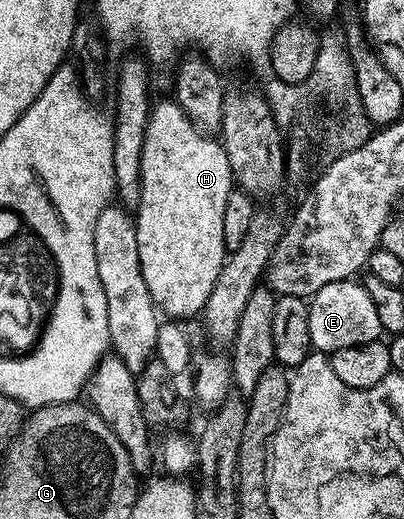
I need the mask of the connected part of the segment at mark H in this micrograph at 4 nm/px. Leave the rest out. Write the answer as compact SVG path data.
M168 99L168 101L156 100L152 104L151 117L145 127L145 147L141 147L141 203L139 208L134 210L133 220L137 243L139 244L141 275L145 275L145 287L149 287L149 295L160 314L166 315L171 319L183 319L179 317L198 318L202 314L205 303L209 299L209 291L213 291L213 283L217 283L217 275L221 275L221 267L229 252L221 235L221 223L225 219L225 199L229 199L232 188L233 182L231 180L229 159L225 155L222 144L214 136L199 130L185 115L185 111L179 106L178 101L174 99Z

